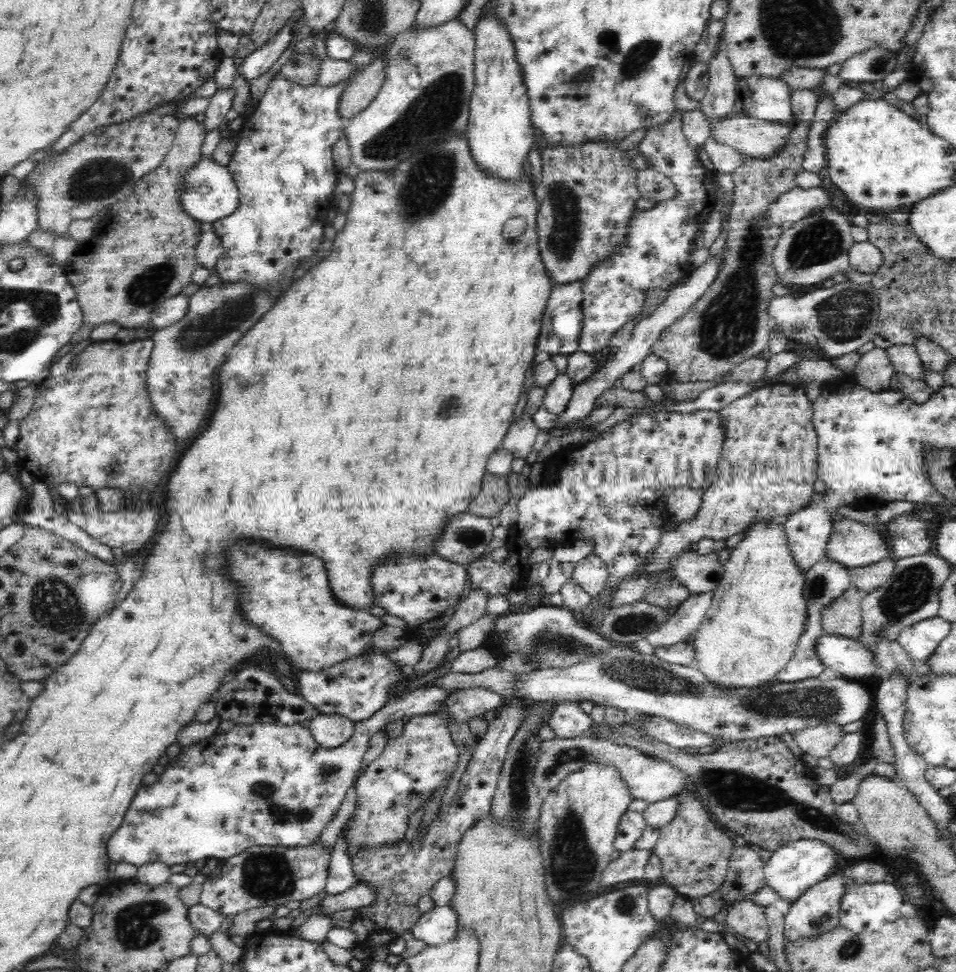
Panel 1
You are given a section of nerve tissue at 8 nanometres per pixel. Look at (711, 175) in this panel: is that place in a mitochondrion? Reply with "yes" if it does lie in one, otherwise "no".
no

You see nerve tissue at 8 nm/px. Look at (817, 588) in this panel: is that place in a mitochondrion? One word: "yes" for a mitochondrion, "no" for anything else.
yes

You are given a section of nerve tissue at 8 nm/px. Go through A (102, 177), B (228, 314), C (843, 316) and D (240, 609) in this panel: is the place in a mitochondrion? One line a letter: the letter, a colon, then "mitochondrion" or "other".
A: mitochondrion
B: mitochondrion
C: mitochondrion
D: other

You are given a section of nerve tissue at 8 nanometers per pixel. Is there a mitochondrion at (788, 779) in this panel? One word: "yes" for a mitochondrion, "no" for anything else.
no

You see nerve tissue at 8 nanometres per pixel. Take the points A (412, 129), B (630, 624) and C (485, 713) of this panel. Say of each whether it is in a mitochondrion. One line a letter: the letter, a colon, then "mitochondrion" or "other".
A: mitochondrion
B: mitochondrion
C: other

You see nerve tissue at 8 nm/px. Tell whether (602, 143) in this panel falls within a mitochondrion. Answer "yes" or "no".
no

